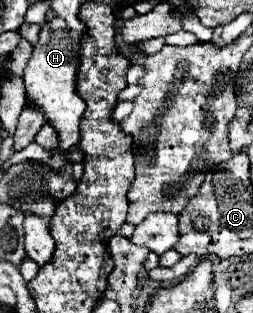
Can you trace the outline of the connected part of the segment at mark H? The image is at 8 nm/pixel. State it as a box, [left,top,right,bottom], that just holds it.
[24,18,86,152]

